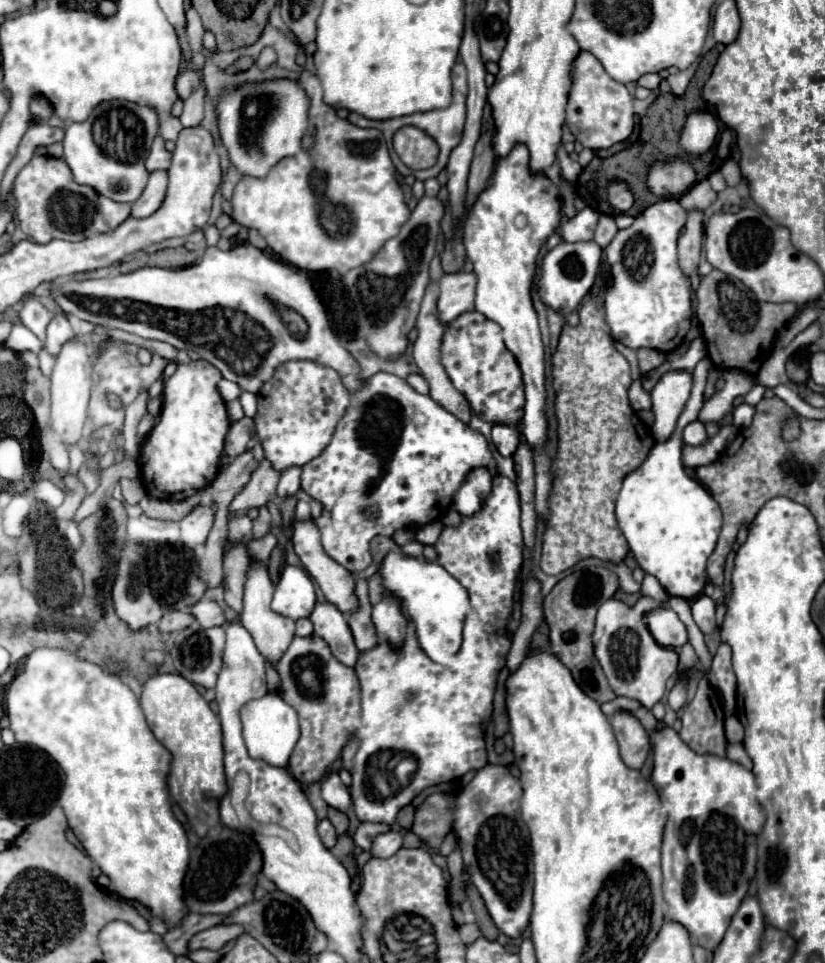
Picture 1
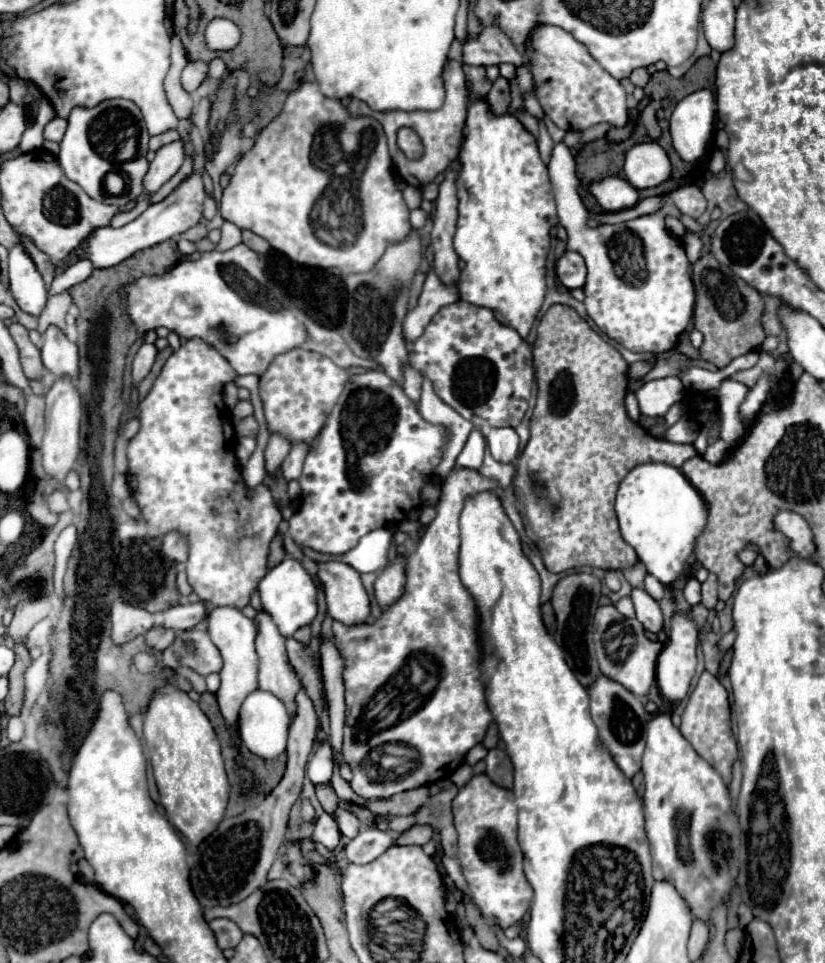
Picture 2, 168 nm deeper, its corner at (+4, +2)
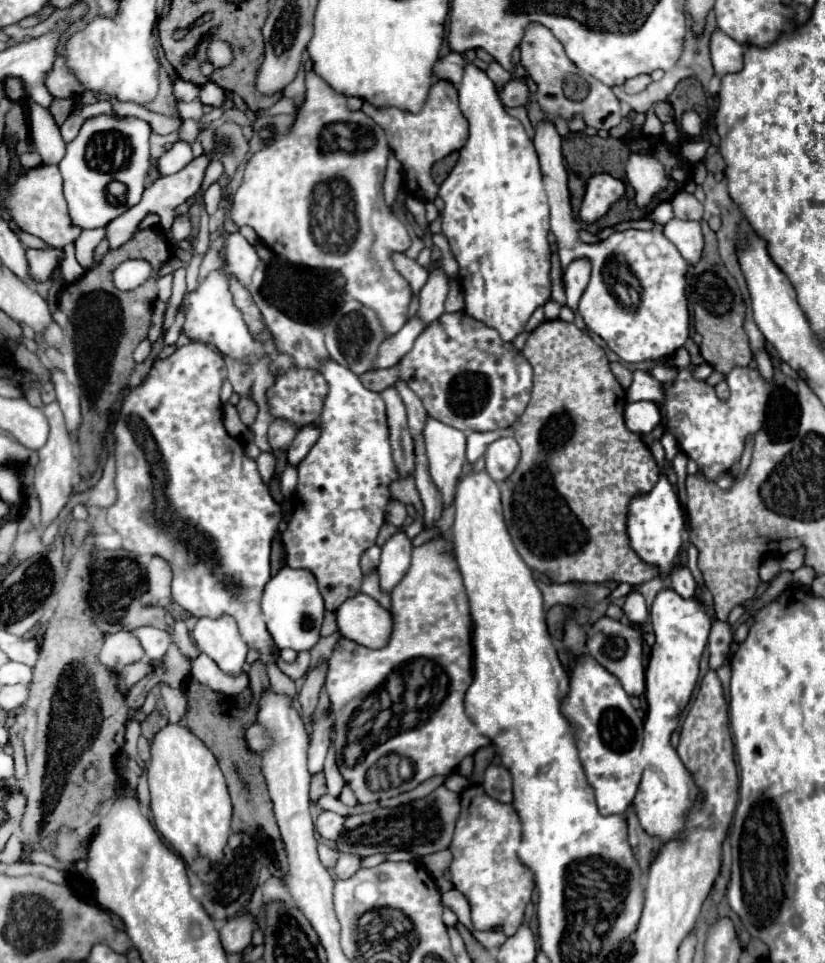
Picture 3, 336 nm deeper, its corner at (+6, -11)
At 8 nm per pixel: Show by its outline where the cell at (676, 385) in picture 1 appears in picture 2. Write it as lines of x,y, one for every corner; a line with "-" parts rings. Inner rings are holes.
667,376
661,380
651,380
635,392
639,400
641,414
657,418
665,416
665,412
683,400
683,382
677,376

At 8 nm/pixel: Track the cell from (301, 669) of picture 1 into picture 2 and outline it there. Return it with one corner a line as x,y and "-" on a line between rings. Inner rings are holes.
287,638
287,654
289,662
295,668
295,672
301,676
301,684
307,688
311,700
315,702
315,710
321,712
321,678
317,676
315,662
313,662
313,652
309,646
303,646
295,638

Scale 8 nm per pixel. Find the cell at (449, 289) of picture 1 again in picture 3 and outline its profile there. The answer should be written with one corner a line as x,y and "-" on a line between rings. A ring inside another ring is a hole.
415,315
405,323
405,327
401,331
387,337
381,343
381,353
375,361
375,369
397,365
401,361
401,357
413,349
413,343
421,335
423,329
425,329
425,323

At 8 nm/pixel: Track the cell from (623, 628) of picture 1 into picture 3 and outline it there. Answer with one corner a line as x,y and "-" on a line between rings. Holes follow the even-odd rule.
601,617
597,625
589,629
587,653
605,667
611,675
615,675
629,697
639,697
645,693
645,667
643,667
643,637
633,625
625,625
611,617

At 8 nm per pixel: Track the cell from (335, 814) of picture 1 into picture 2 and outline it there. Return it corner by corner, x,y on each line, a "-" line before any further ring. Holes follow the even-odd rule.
319,784
319,786
315,786
315,790
317,790
317,798
319,798
323,810
327,814
333,814
335,808
339,806
339,798
337,798
333,786
331,784

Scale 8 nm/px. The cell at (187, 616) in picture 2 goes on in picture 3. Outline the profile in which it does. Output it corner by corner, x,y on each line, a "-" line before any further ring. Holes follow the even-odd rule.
141,627
141,629
135,629
135,633
149,659
161,659
173,641
171,633
157,627

